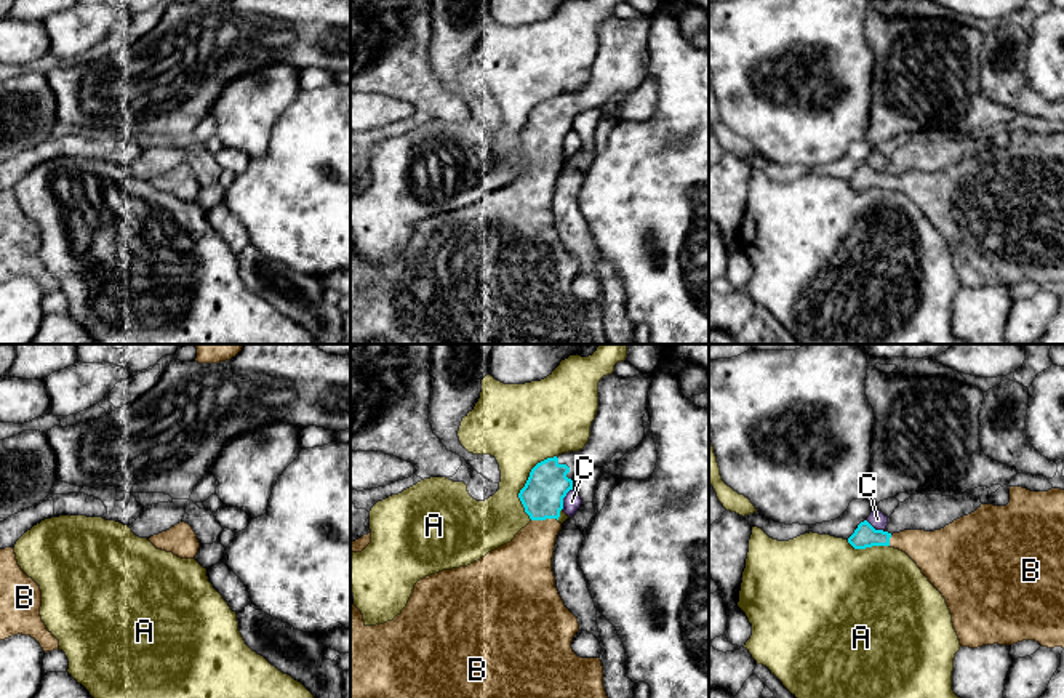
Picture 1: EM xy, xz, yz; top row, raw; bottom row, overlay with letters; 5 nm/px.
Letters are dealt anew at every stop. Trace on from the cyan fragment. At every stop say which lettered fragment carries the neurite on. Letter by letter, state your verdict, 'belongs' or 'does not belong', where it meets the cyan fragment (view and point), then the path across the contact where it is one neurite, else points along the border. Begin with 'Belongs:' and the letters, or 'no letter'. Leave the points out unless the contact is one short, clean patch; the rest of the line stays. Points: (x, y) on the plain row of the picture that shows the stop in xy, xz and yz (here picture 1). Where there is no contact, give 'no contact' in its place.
Belongs: B
A: does not belong | xz (527, 124) | along xz (556, 96), (541, 101), (532, 111), (519, 135), (530, 160)
B: belongs | xz (544, 160) | across xz (543, 136), (544, 160), (544, 168), (525, 205)
C: does not belong | xz (564, 138) | along xz (572, 130), (564, 140), (562, 149)

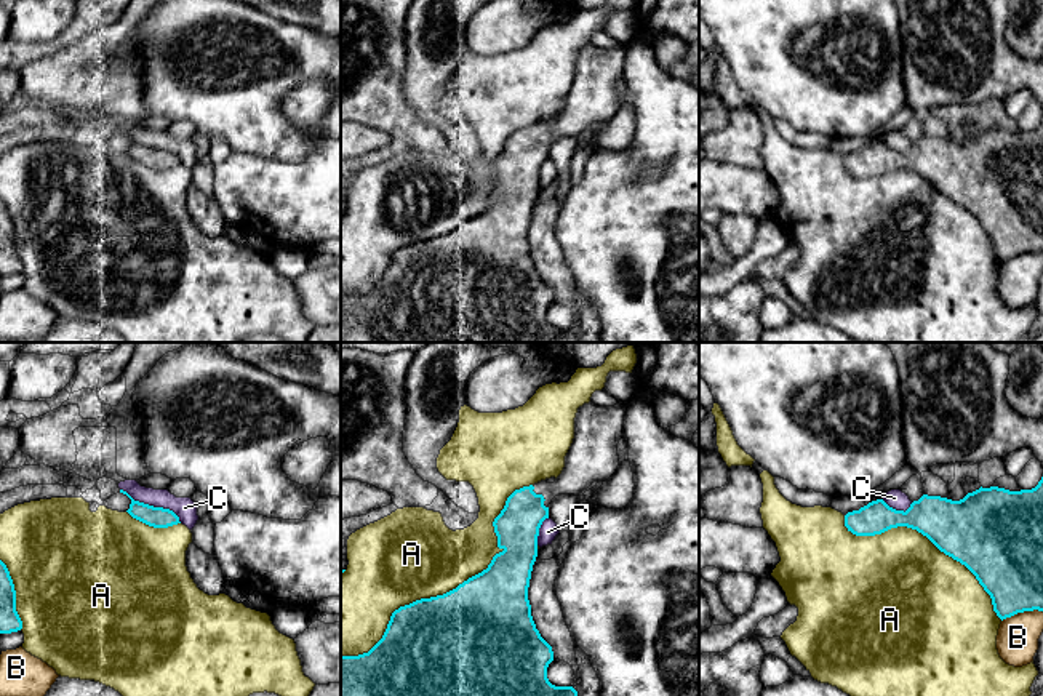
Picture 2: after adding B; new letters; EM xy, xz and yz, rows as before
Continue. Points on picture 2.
Belongs: no letter
A: does not belong | xz (453, 231)
B: does not belong | yz (1021, 253)
C: does not belong | xy (152, 148) | along xy (120, 130), (135, 141), (168, 149), (181, 164)

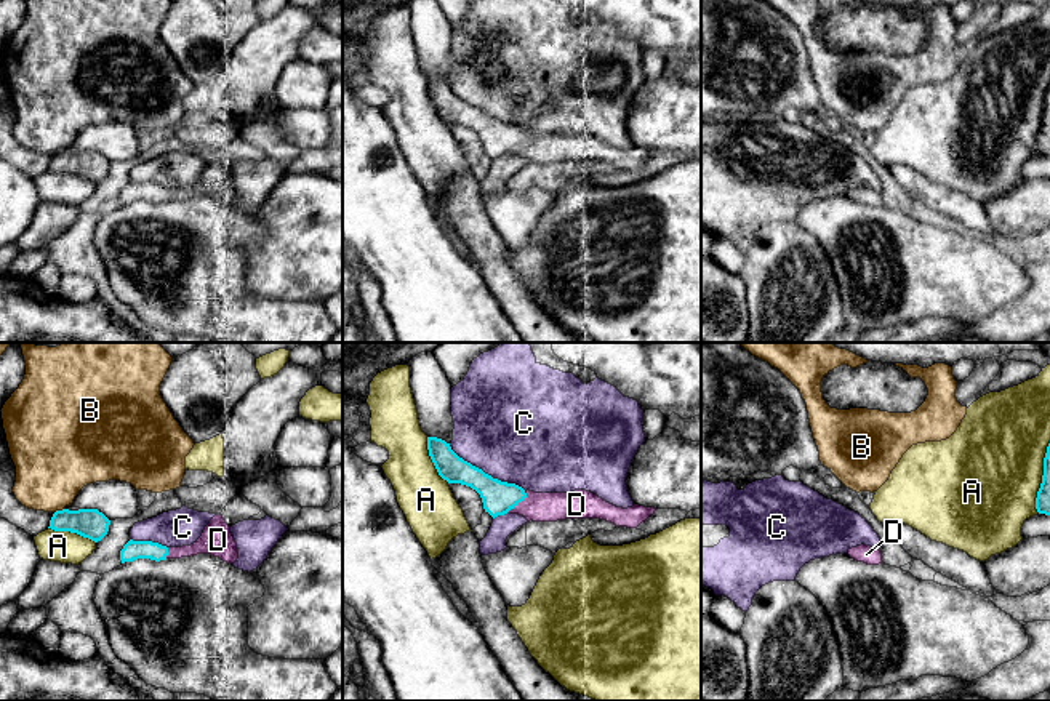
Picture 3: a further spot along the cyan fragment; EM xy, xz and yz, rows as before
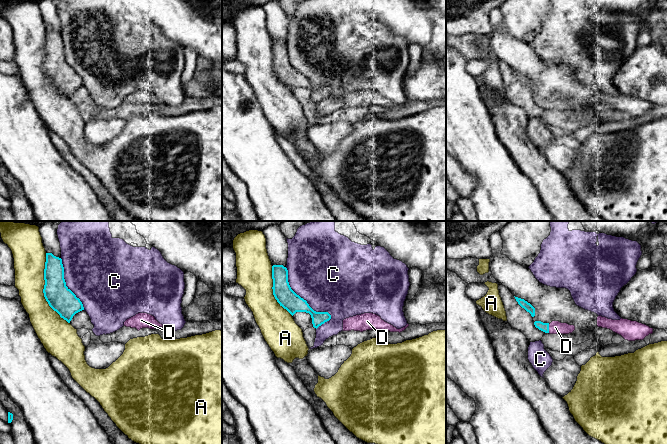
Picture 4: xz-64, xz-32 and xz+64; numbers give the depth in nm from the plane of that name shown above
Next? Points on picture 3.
Belongs: D
A: does not belong | xy (72, 173)
B: does not belong | xy (60, 152)
C: does not belong | xz (487, 116)
D: belongs | xz (517, 144) | across xz (498, 140), (511, 140), (517, 144), (537, 148)

